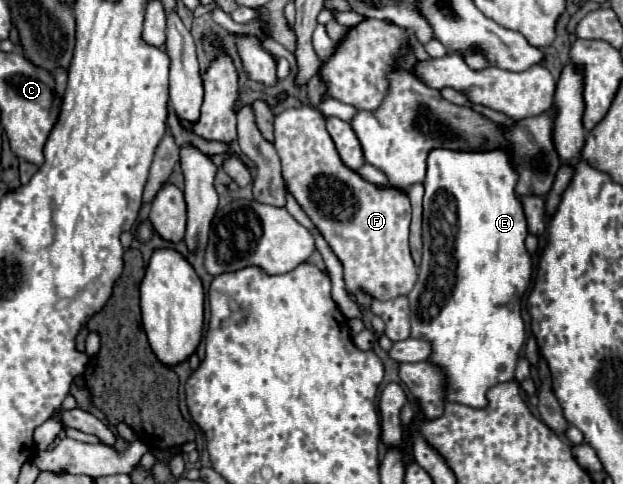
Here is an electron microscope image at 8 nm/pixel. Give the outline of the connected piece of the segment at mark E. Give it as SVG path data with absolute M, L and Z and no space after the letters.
M431 149L427 157L427 177L423 181L425 195L423 195L423 259L419 265L419 279L413 287L413 291L407 295L411 305L411 337L425 339L431 343L433 353L429 361L439 365L447 375L447 401L457 401L469 407L485 407L487 399L485 393L489 387L505 381L513 381L517 359L521 345L525 341L525 327L521 319L521 309L511 309L511 303L515 299L521 299L531 283L531 257L525 249L525 237L527 231L527 219L523 211L523 203L519 195L515 193L517 185L517 171L511 163L511 151L509 149L493 149L493 151L453 151L453 149Z

